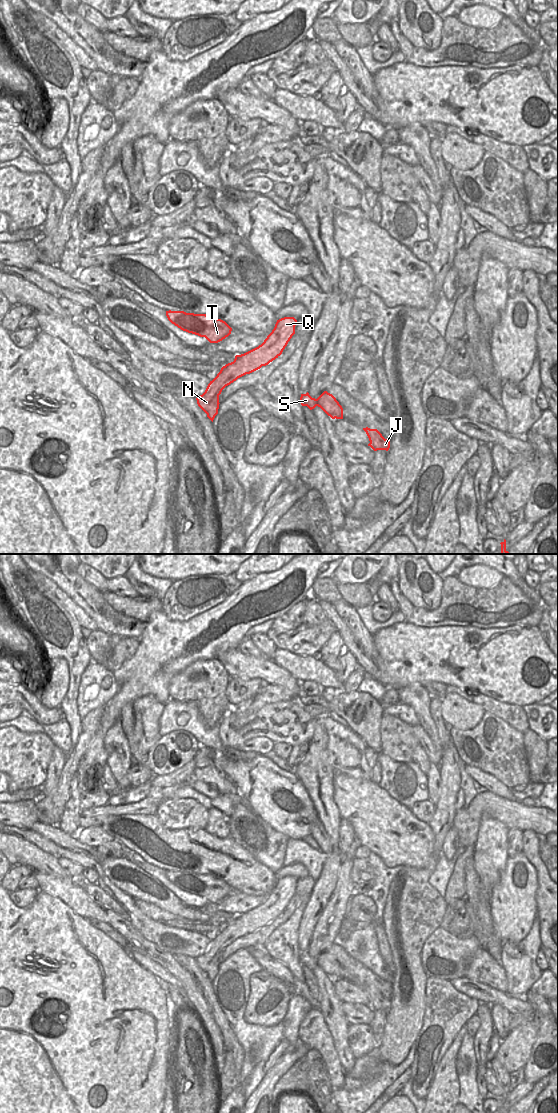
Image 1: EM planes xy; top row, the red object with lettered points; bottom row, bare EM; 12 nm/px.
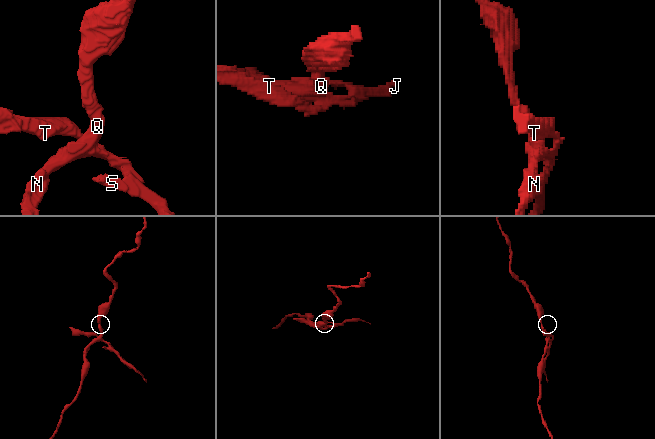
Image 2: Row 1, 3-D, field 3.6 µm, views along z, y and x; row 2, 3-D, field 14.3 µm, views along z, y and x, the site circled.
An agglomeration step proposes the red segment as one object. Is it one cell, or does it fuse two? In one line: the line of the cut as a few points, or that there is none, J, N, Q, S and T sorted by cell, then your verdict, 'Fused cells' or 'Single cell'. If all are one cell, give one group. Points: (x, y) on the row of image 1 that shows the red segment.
Split along xy (284, 346), (277, 355). Groups: J S T / N Q. Fused cells.

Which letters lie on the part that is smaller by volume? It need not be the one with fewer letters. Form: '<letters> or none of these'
J, S, T

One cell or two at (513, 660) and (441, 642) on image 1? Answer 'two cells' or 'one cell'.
one cell

